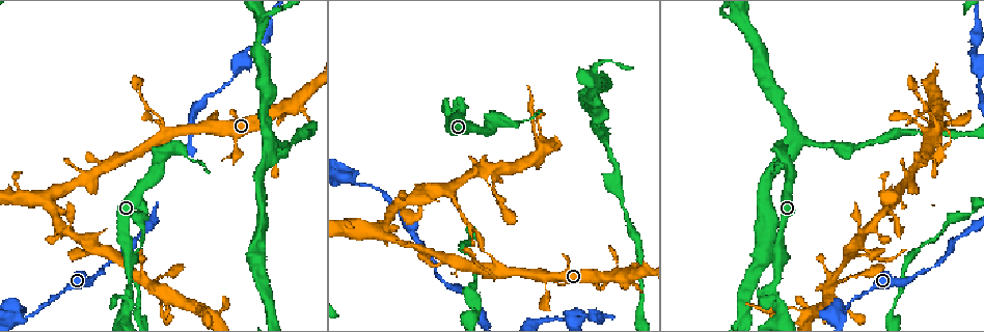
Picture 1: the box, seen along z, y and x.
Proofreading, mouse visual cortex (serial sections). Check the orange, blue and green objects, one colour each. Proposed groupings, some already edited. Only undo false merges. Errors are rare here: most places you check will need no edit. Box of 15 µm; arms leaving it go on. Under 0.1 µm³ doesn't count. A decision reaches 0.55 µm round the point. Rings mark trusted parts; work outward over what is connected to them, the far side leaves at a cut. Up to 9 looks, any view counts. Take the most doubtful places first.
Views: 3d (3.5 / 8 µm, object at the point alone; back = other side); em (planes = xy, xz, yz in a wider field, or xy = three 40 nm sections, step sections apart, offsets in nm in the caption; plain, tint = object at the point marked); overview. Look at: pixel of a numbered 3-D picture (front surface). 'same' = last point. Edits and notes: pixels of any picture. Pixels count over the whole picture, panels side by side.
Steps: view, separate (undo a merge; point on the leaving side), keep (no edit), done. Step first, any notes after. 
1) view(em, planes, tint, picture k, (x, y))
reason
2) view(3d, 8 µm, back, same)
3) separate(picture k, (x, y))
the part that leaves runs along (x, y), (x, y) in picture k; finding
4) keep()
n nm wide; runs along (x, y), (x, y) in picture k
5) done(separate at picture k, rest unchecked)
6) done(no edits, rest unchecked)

view(3d, 8 µm, picture 1, (120, 296))
abrupt turn

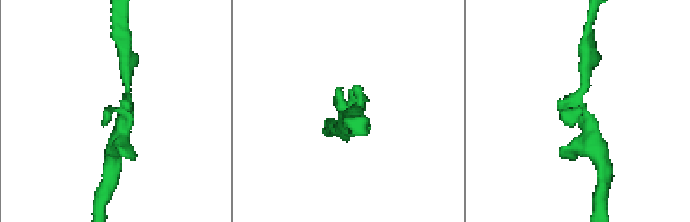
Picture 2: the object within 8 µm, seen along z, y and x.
view(em, xy, step 5, tint, picture 2, (343, 109))

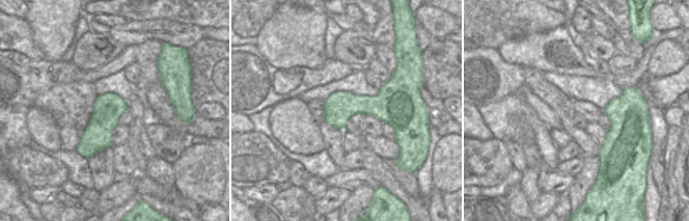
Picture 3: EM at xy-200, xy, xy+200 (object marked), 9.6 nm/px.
keep()
one cell here

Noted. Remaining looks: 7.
view(3d, 3.5 µm, picture 1, (936, 129))
small branch off a trunk

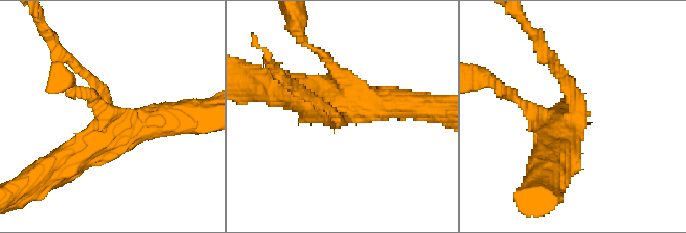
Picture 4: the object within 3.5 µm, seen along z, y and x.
view(em, xy, step 2, tint, picture 4, (336, 118))

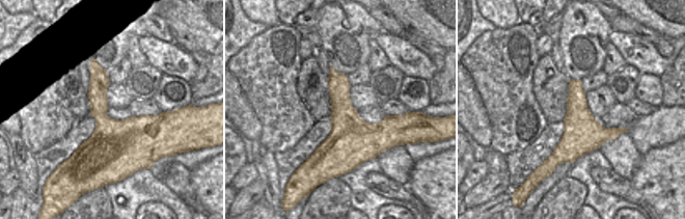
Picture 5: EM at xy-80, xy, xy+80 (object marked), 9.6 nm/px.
keep()
all the same cell

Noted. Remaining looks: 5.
view(3d, 3.5 µm, picture 1, (378, 228))
a fork

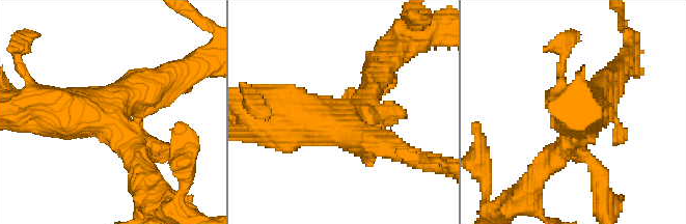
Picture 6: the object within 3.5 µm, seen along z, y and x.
view(em, xy, step 1, tint, picture 6, (116, 124))

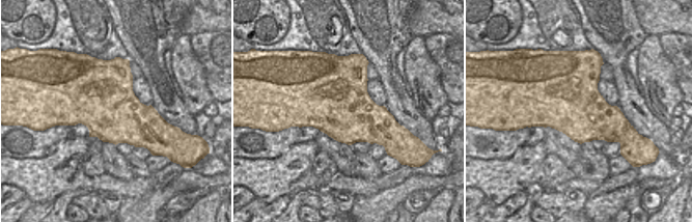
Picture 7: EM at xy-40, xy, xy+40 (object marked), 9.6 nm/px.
keep()
runs along (610, 78), (590, 113), (552, 161) in picture 6; continuous, no second cell

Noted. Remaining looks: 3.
view(3d, 3.5 µm, picture 1, (481, 172))

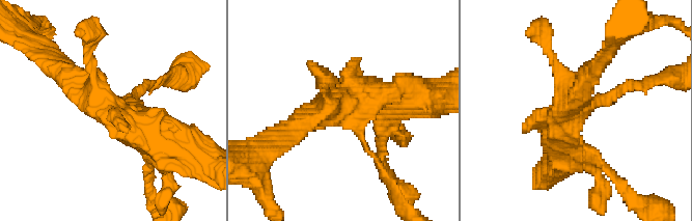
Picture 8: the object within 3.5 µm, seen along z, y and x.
view(em, planes, tint, picture 8, (569, 113))
need the tissue

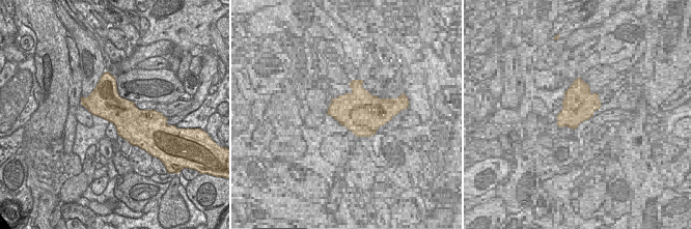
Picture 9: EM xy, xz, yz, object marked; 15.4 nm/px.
keep()
runs along (61, 71), (131, 128), (172, 143) in picture 8; one cell here

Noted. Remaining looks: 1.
done(no edits, rest unchecked)

